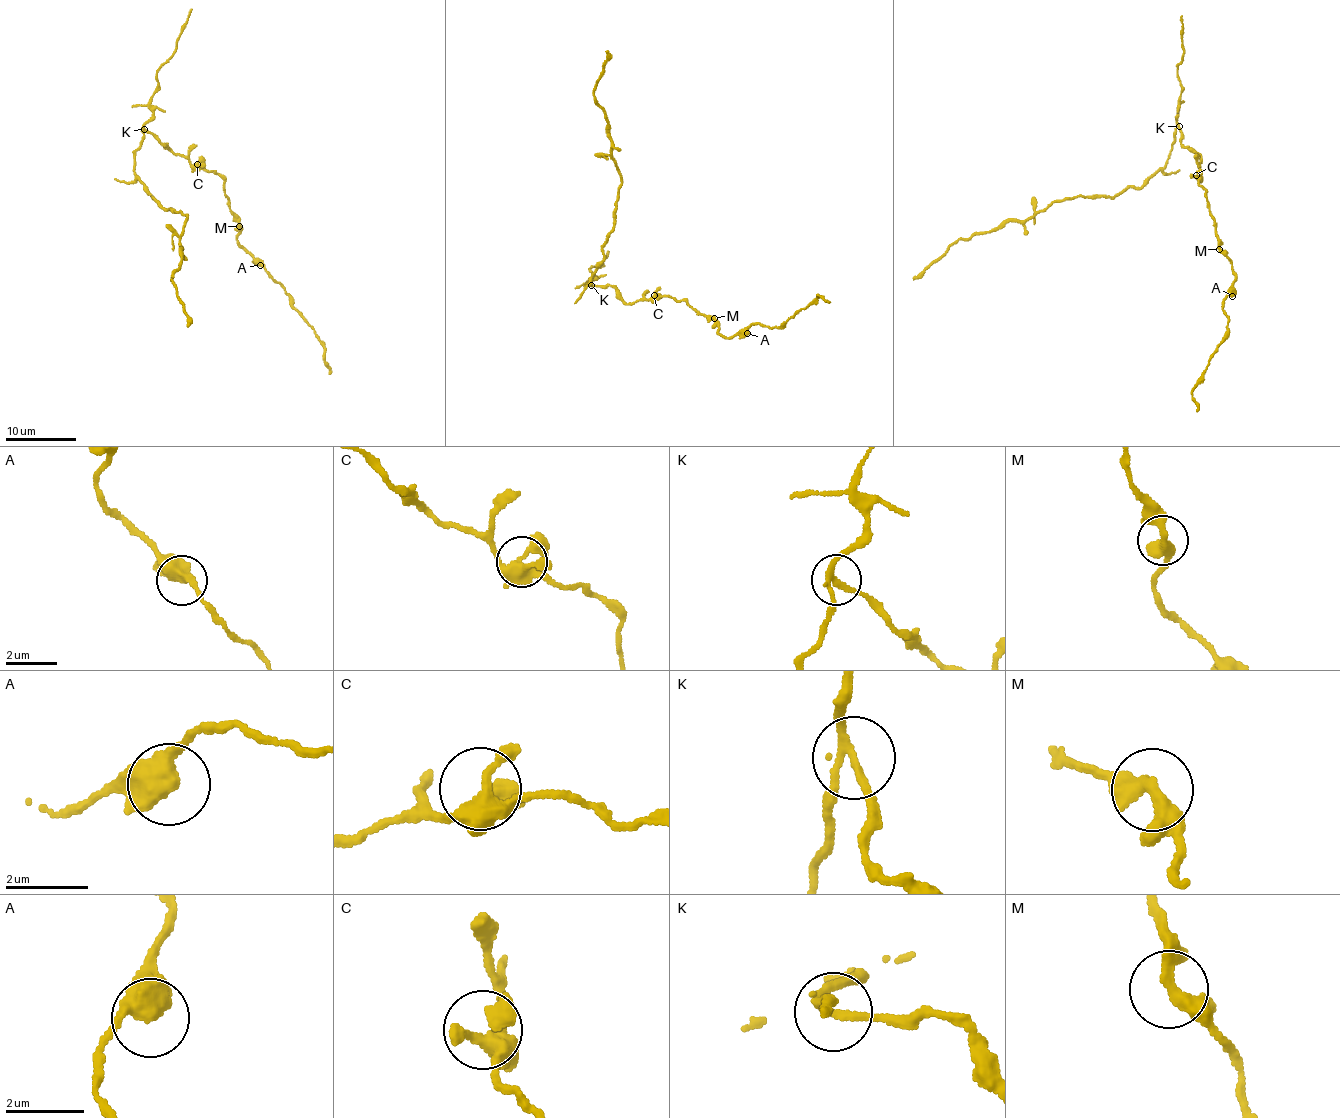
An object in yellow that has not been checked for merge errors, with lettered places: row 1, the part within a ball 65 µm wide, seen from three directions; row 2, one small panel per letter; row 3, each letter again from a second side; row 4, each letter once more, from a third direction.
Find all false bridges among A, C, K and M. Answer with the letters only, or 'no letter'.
K

